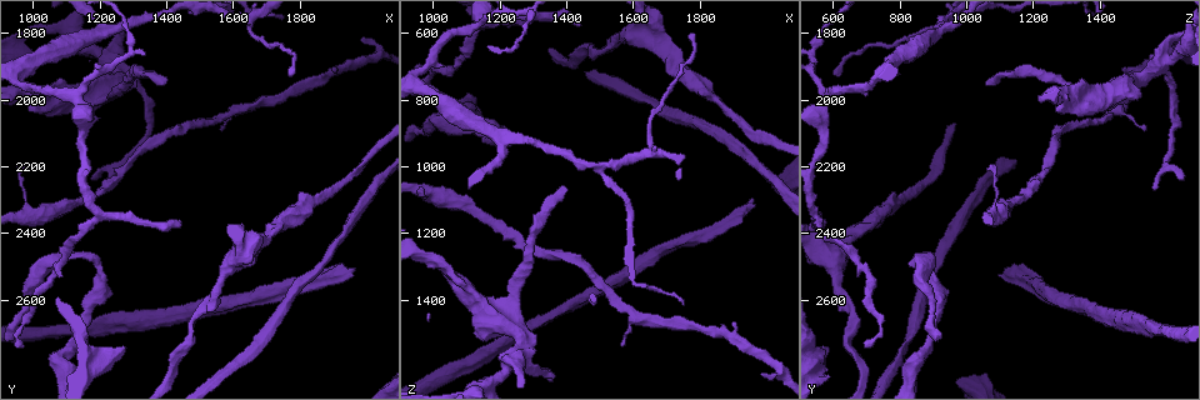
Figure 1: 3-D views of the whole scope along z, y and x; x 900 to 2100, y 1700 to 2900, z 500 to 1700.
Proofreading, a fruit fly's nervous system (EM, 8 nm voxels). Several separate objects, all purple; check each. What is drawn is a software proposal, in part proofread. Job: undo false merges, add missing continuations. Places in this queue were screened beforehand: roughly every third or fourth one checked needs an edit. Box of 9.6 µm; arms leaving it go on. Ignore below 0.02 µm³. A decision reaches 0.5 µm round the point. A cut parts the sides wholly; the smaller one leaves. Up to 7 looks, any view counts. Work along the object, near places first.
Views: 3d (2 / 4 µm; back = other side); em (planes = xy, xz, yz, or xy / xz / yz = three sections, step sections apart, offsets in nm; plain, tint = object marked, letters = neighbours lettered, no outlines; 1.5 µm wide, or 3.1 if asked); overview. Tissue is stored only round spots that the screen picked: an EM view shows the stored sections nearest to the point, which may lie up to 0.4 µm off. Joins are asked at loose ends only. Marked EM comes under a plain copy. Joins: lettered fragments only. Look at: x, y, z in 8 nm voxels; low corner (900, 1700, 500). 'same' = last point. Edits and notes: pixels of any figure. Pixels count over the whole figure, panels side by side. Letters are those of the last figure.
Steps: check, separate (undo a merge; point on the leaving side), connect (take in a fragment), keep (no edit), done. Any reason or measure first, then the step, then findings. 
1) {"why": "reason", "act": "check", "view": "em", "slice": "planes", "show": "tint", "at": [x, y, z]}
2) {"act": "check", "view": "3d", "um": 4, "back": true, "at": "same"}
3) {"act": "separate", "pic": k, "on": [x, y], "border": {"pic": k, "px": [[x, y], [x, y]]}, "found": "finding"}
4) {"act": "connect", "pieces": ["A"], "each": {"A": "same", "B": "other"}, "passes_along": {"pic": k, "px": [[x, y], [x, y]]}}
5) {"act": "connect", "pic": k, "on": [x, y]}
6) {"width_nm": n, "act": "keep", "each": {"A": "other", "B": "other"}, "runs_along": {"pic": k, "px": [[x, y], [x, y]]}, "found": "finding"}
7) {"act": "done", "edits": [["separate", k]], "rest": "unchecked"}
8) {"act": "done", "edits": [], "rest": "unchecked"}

{"why": "an open end", "act": "check", "view": "3d", "um": 4, "at": [1970, 2510, 1110]}

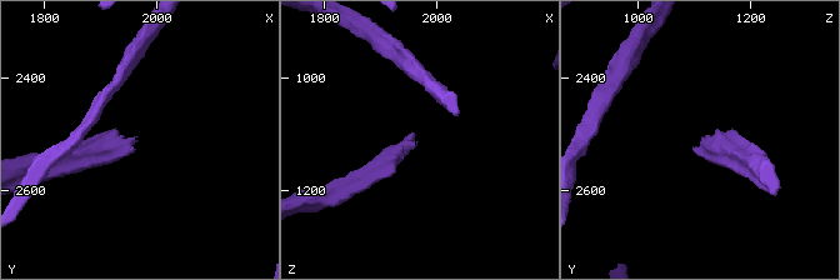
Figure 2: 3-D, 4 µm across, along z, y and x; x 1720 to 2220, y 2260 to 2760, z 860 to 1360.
{"act": "check", "view": "em", "slice": "xz", "step": 8, "show": "tint", "at": [1960, 2505, 1115]}

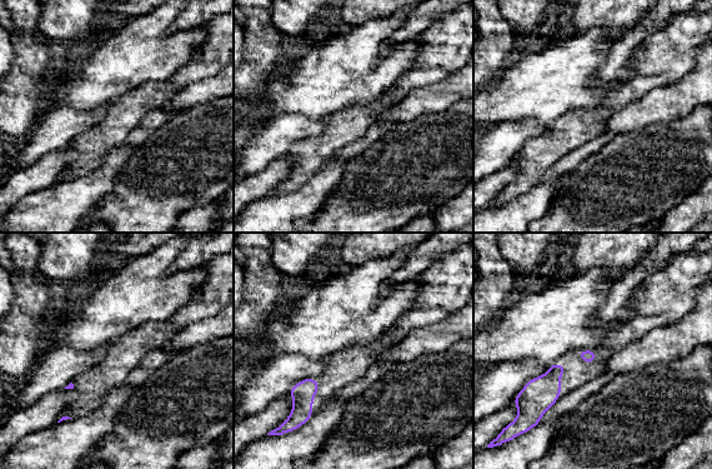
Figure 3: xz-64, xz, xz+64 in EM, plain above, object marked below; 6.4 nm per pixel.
{"why": "cut it another way", "act": "check", "view": "em", "slice": "planes", "show": "letters", "at": "same"}

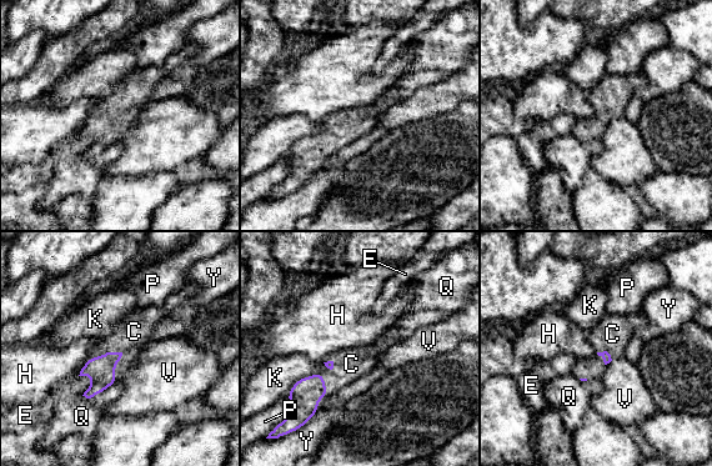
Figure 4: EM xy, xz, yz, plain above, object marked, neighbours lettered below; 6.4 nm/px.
{"act": "connect", "pieces": ["C"], "each": {"C": "same", "E": "other", "H": "other", "K": "other", "P": "other", "Q": "other", "V": "other", "Y": "other"}, "found": "the cell continues"}

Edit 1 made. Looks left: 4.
{"act": "check", "view": "3d", "um": 4, "at": [1400, 1960, 1070]}

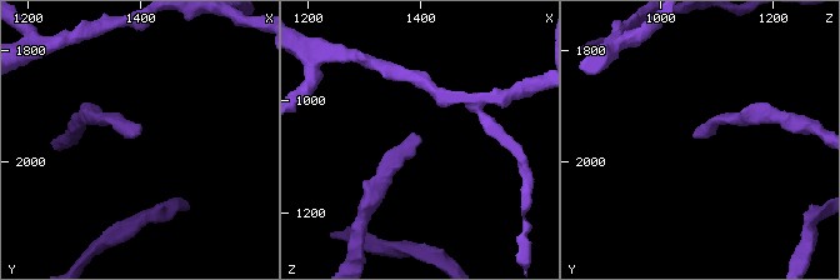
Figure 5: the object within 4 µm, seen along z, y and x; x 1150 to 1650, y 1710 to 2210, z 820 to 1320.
{"why": "now the EM", "act": "check", "view": "em", "slice": "planes", "show": "tint", "at": [1395, 1955, 1070]}

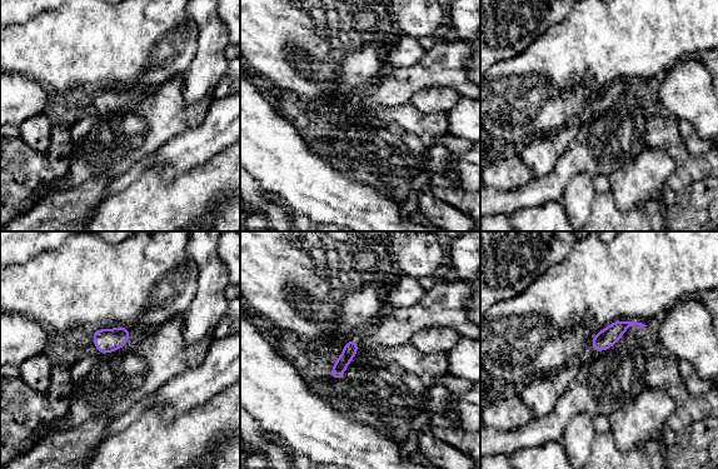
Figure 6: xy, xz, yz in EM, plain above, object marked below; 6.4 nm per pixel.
{"why": "what lies round it", "act": "check", "view": "em", "slice": "planes", "show": "letters", "at": "same"}

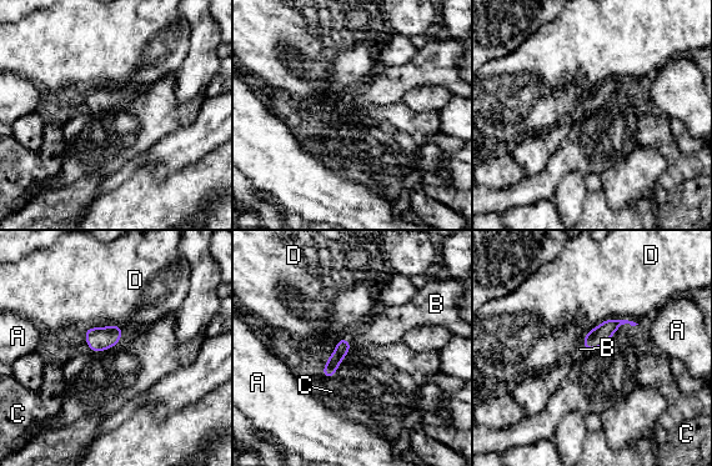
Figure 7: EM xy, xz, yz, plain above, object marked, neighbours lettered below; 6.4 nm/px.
{"longest_contact_nm": ["D", 400], "act": "connect", "pieces": ["B"], "each": {"A": "other", "B": "same", "C": "other", "D": "other"}, "passes_along": {"pic": 7, "px": [[342, 346], [349, 342], [384, 327]]}, "found": "it goes on there"}

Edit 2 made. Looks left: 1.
{"act": "done", "edits": [["connect", 4], ["connect", 7]], "rest": "unchecked"}

